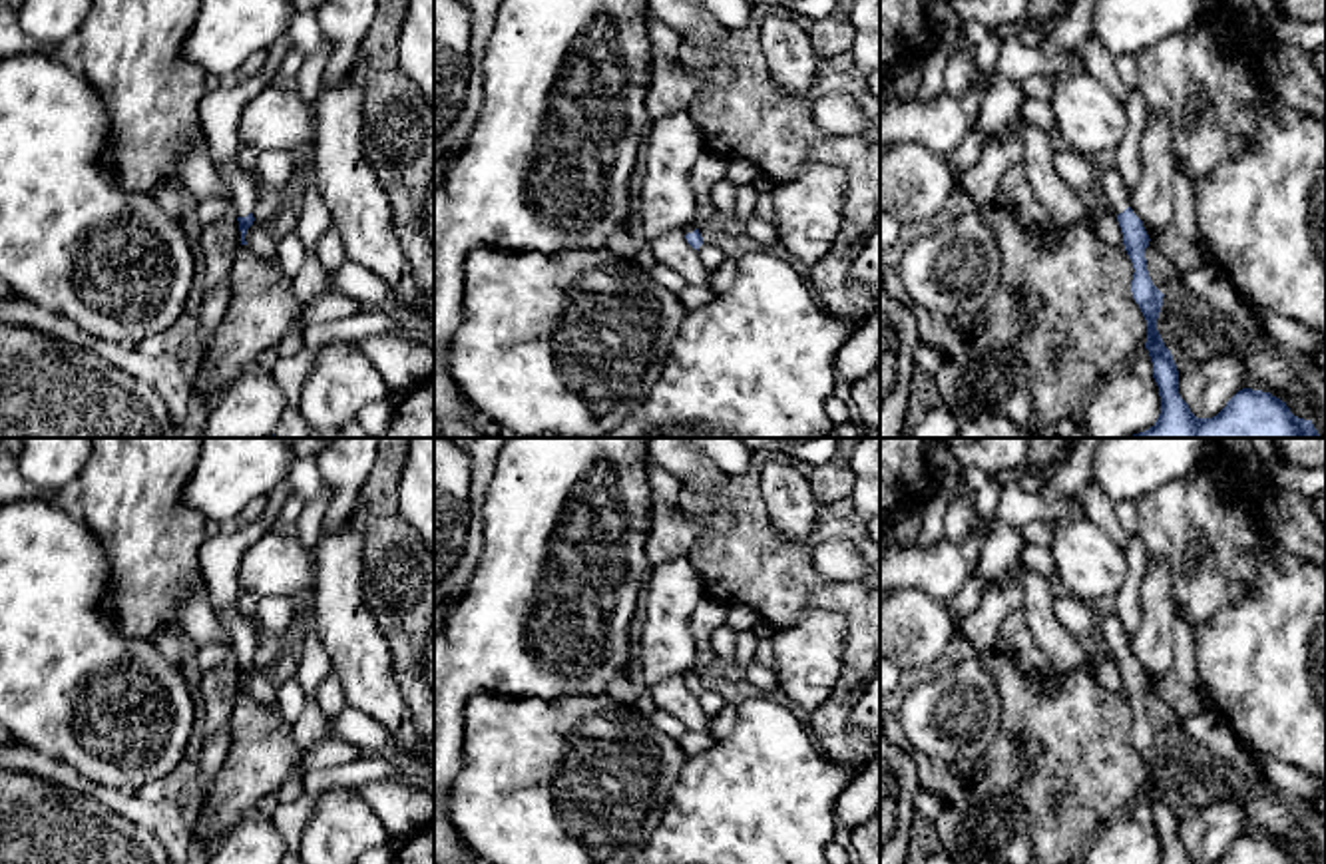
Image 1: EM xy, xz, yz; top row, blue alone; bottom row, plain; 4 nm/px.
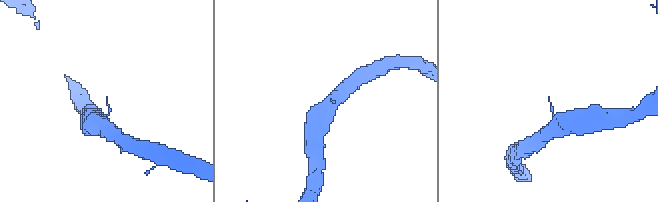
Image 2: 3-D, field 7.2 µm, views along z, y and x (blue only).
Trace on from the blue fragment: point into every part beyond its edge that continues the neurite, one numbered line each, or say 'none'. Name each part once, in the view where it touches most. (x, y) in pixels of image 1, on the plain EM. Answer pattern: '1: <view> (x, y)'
1: xy (241, 632)

